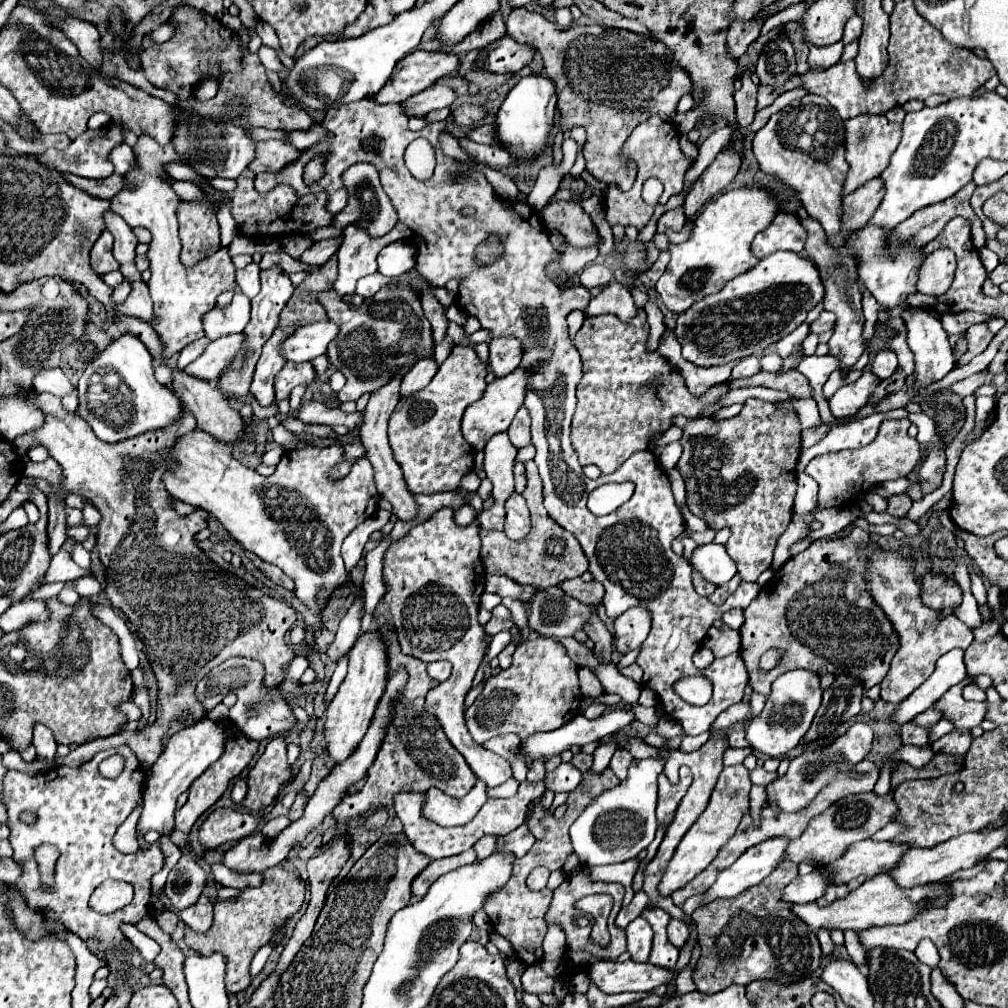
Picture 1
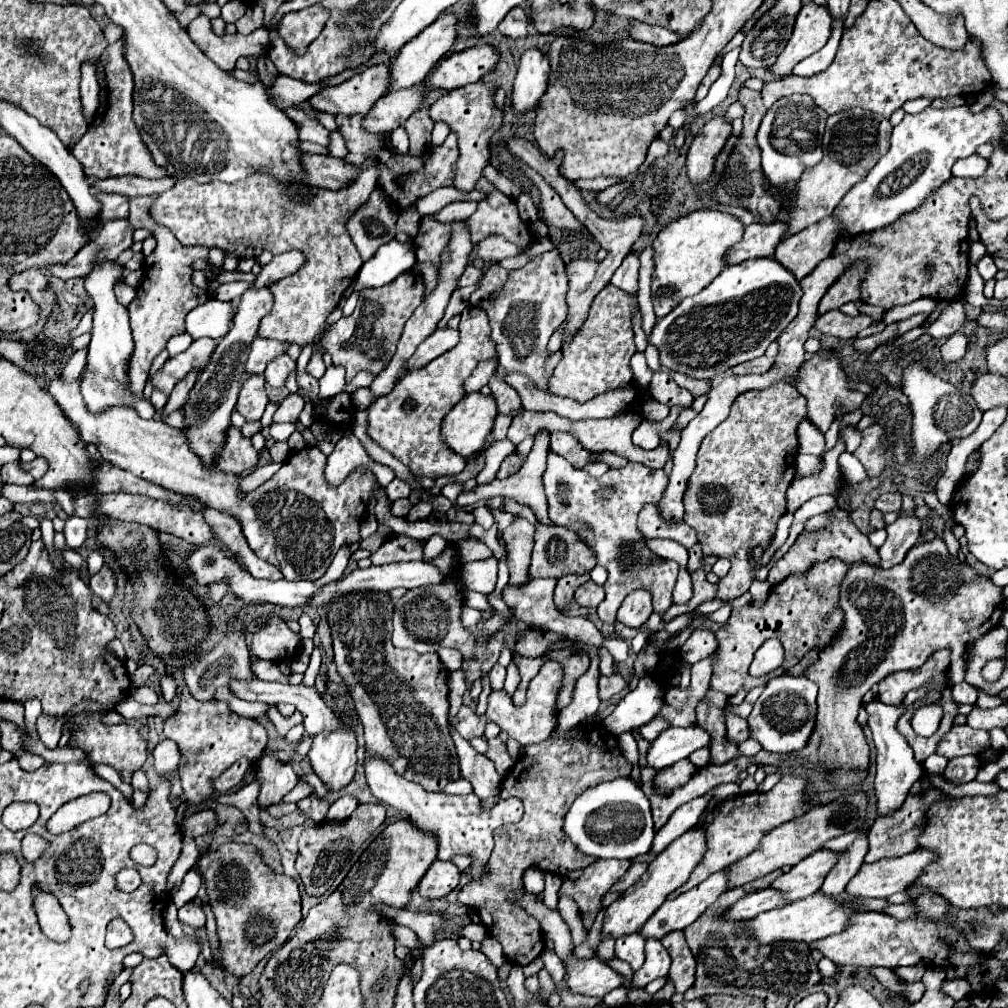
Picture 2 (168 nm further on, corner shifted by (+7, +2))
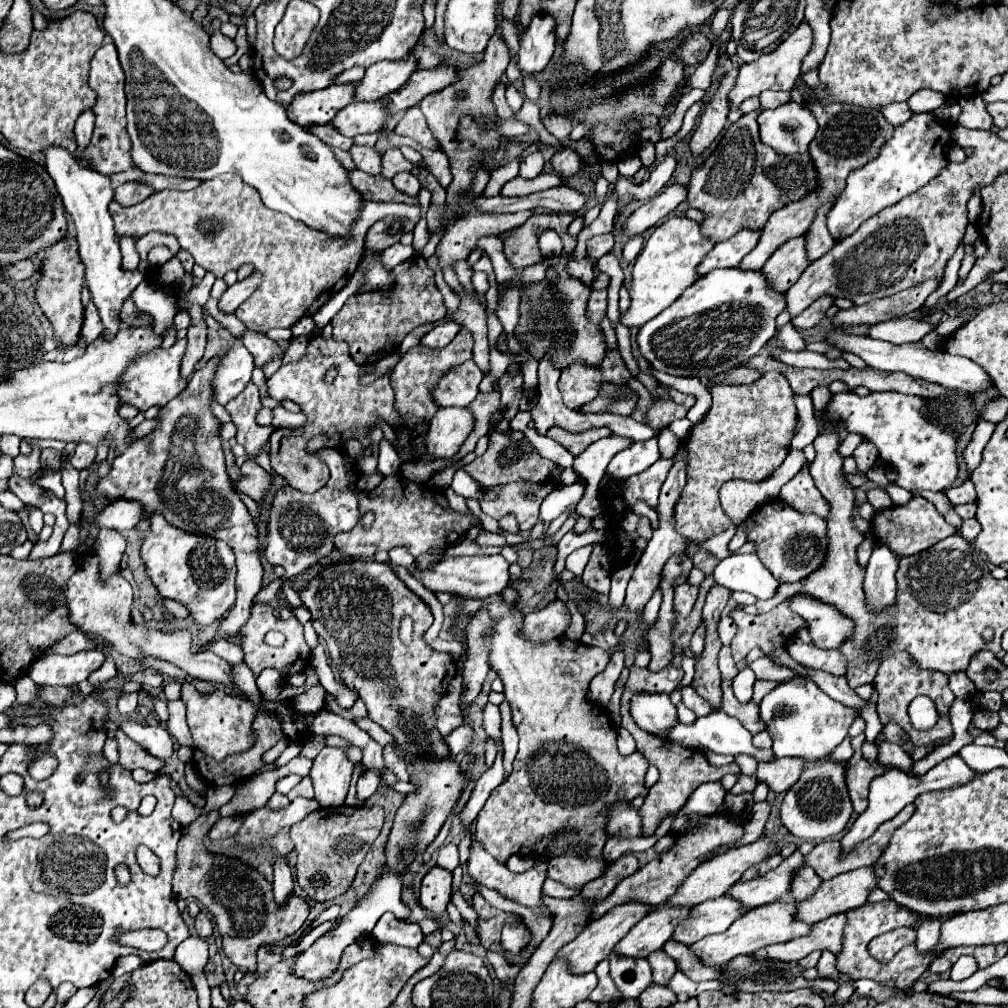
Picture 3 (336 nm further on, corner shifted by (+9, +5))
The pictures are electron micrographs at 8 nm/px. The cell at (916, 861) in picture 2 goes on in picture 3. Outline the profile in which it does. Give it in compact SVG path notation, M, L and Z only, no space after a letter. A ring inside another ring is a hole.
M874 866L838 874L836 878L826 880L812 898L800 902L798 918L808 924L816 924L832 914L858 908L868 900L868 894L874 888L878 888Z

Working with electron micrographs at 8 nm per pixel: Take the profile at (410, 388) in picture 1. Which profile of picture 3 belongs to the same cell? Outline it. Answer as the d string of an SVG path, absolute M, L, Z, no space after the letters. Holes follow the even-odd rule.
M456 322L438 324L438 326L434 326L428 334L422 336L420 344L428 346L428 348L442 348L442 346L448 346L448 344L454 340L454 336L458 334L458 330L460 330L460 326L458 326Z

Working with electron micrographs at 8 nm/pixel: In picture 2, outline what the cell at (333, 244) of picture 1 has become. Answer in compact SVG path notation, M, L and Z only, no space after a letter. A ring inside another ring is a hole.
M286 251L282 255L276 255L268 265L262 267L252 287L268 287L270 283L280 281L282 277L292 275L294 269L302 267L302 263L304 263L304 255L300 251Z

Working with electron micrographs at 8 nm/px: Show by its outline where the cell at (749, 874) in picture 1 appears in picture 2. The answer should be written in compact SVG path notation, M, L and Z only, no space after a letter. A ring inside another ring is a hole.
M726 871L710 875L706 881L694 889L678 895L672 901L666 901L642 927L644 939L662 939L666 933L682 931L692 925L704 911L710 907L720 893L726 891Z

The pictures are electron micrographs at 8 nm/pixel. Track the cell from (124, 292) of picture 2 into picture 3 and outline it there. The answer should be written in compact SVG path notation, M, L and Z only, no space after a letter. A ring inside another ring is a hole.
M146 280L132 292L130 298L134 300L138 310L154 316L154 322L158 322L156 330L160 330L164 326L170 326L176 312L180 310L176 298L168 298L164 292L152 288L150 282L146 282Z

